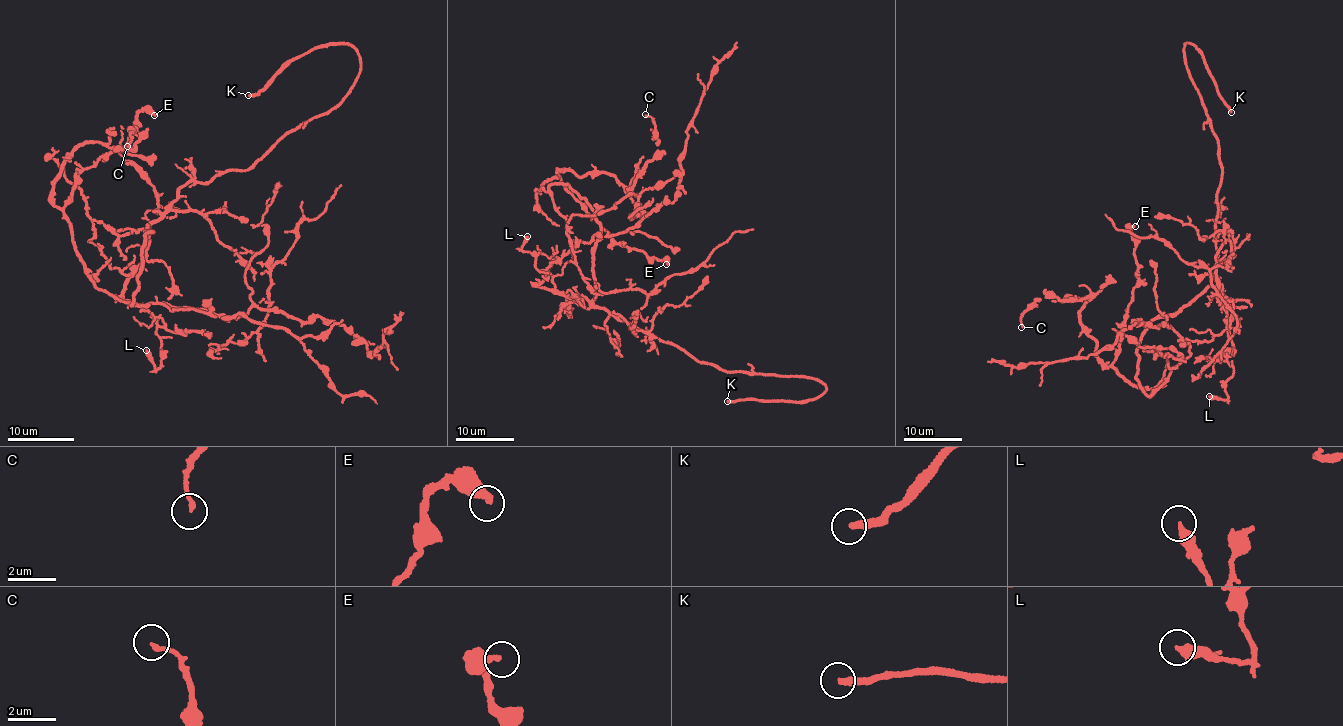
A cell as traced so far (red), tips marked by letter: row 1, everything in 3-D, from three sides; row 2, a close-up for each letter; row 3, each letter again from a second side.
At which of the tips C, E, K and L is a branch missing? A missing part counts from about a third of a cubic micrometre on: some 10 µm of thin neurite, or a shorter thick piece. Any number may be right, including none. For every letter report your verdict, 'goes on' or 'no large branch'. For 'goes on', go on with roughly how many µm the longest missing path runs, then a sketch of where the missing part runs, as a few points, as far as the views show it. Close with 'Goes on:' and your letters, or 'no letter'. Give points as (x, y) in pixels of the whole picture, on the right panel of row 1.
C: no large branch
E: no large branch
K: goes on; about 35 µm are missing
L: no large branch
Goes on: K

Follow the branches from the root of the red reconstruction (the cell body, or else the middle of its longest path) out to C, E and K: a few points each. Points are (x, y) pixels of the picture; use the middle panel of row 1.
C: (589, 205), (564, 182), (535, 190), (569, 170), (607, 173), (632, 190), (657, 150), (645, 114)
E: (589, 205), (564, 182), (535, 190), (537, 195), (540, 186), (559, 178), (610, 237), (666, 264)
K: (589, 205), (600, 227), (595, 305), (699, 361), (731, 372), (812, 378), (826, 389), (796, 403), (727, 401)

